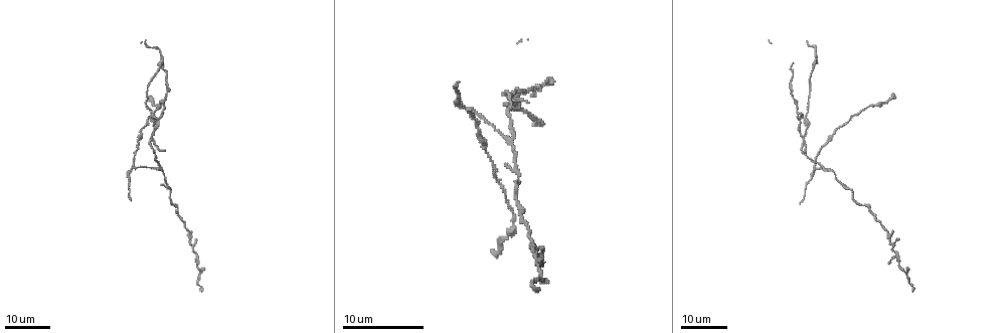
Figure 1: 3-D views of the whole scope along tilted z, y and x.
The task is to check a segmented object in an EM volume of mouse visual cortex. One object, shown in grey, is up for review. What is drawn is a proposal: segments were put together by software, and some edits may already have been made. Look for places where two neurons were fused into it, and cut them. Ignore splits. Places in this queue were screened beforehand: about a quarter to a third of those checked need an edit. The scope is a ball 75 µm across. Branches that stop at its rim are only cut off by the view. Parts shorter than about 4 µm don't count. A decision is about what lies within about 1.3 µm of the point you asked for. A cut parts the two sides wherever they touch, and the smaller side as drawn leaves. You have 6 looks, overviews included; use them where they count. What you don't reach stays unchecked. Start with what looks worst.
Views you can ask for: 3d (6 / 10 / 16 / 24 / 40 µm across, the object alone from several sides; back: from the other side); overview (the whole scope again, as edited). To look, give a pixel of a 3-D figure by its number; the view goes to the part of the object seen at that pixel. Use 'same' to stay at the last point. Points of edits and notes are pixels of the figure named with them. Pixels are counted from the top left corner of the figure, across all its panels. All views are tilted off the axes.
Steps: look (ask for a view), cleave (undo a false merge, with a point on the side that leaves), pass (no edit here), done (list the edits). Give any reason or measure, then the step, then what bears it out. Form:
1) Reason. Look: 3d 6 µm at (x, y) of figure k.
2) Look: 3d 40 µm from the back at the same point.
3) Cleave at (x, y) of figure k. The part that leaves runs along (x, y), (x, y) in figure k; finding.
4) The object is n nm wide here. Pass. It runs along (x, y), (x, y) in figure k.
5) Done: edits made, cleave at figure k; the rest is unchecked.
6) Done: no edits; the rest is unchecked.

Four or more arms meet. Look: 3d 24 µm at (132, 164) of figure 1.

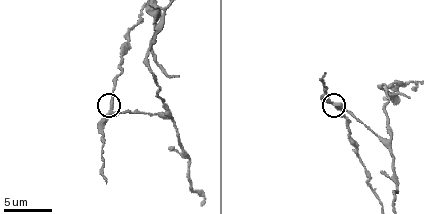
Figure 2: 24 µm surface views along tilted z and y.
Zoom in. Look: 3d 10 µm at (111, 104) of figure 2.

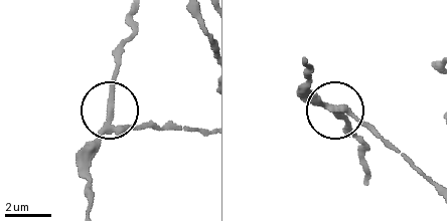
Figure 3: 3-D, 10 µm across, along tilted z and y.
The object is 230 nm wide here. Cleave at (88, 154) of figure 3. Two neurons meet here.

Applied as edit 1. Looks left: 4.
Three-way junction. Look: 3d 10 µm at (163, 115) of figure 2.

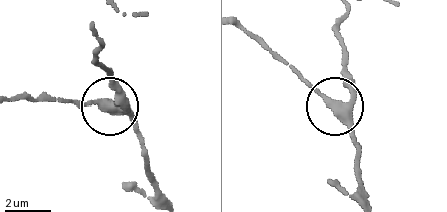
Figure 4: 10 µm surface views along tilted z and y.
3 arms meet here. Pass. It runs along (344, 22), (339, 37), (345, 102), (322, 99), (279, 55) in figure 4; continuous, no second neuron.

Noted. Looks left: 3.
Three arms meet. Look: 3d 10 µm at (147, 52) of figure 2.

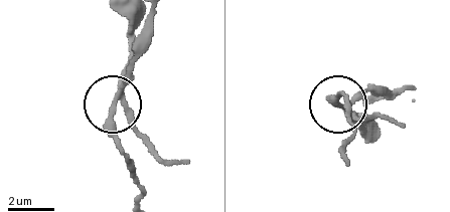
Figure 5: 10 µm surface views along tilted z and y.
3 arms meet here. Cleave at (131, 125) of figure 5. Two neurons meet here.

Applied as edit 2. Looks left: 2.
Done: edits made, cleave at figure 3, cleave at figure 5; the rest is unchecked.

